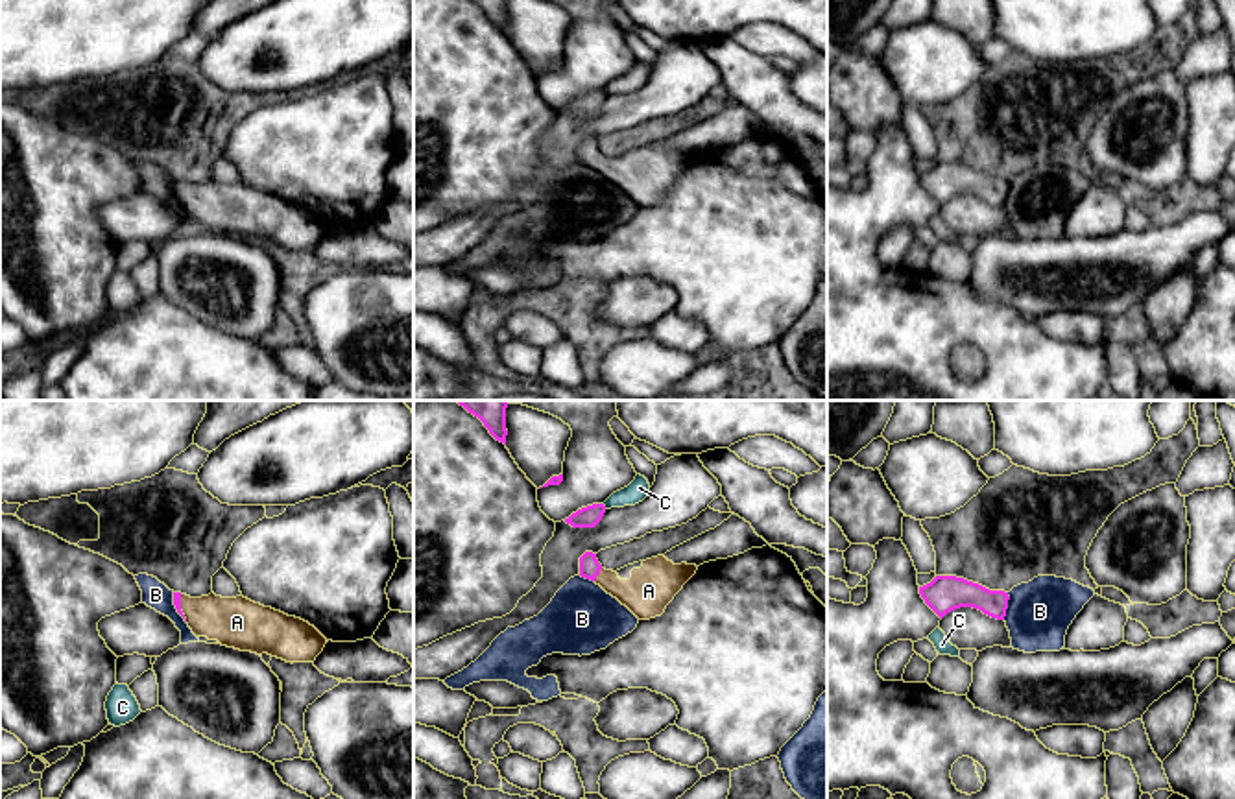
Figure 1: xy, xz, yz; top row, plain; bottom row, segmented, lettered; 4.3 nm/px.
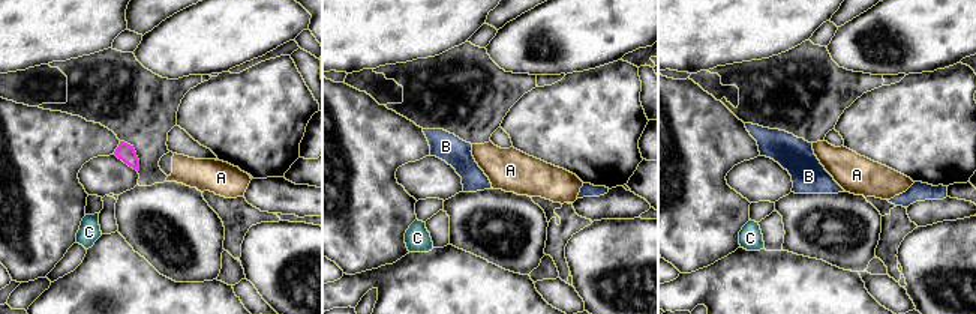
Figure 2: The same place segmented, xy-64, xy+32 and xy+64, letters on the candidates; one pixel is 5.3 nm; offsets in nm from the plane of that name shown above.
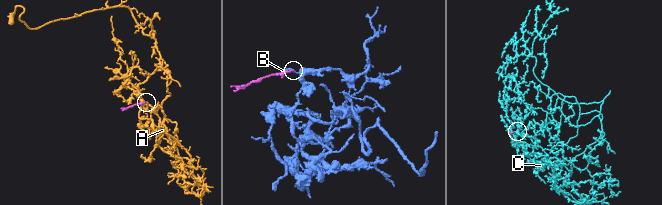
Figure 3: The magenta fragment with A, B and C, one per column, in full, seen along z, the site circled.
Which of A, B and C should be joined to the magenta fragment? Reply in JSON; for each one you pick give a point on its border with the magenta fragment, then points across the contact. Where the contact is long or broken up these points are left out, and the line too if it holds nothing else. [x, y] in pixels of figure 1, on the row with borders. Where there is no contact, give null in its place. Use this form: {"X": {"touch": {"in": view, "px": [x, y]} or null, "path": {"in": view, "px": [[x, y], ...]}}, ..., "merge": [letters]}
{"A": {"touch": {"in": "xz", "px": [599, 572]}, "path": {"in": "xz", "px": [[589, 567], [599, 572], [619, 589], [648, 591]]}}, "merge": ["A"]}

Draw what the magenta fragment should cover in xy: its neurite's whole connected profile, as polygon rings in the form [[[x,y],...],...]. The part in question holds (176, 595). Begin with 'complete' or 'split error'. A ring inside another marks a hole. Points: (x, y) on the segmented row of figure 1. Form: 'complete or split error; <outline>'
split error; [[[174,592],[174,605],[196,637],[286,662],[314,662],[327,638],[308,622],[288,616],[244,596],[190,598]]]

